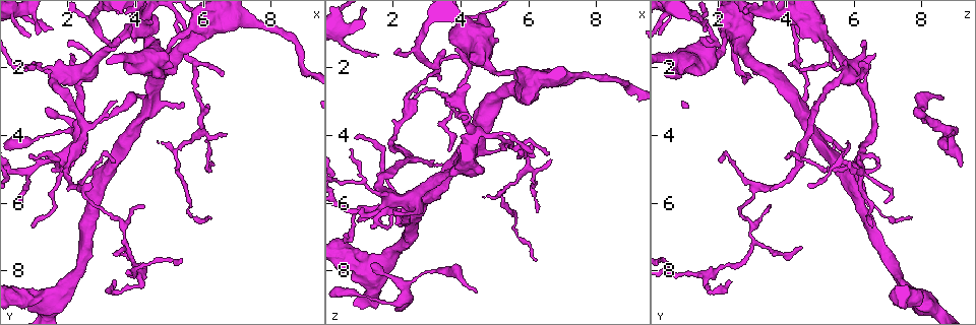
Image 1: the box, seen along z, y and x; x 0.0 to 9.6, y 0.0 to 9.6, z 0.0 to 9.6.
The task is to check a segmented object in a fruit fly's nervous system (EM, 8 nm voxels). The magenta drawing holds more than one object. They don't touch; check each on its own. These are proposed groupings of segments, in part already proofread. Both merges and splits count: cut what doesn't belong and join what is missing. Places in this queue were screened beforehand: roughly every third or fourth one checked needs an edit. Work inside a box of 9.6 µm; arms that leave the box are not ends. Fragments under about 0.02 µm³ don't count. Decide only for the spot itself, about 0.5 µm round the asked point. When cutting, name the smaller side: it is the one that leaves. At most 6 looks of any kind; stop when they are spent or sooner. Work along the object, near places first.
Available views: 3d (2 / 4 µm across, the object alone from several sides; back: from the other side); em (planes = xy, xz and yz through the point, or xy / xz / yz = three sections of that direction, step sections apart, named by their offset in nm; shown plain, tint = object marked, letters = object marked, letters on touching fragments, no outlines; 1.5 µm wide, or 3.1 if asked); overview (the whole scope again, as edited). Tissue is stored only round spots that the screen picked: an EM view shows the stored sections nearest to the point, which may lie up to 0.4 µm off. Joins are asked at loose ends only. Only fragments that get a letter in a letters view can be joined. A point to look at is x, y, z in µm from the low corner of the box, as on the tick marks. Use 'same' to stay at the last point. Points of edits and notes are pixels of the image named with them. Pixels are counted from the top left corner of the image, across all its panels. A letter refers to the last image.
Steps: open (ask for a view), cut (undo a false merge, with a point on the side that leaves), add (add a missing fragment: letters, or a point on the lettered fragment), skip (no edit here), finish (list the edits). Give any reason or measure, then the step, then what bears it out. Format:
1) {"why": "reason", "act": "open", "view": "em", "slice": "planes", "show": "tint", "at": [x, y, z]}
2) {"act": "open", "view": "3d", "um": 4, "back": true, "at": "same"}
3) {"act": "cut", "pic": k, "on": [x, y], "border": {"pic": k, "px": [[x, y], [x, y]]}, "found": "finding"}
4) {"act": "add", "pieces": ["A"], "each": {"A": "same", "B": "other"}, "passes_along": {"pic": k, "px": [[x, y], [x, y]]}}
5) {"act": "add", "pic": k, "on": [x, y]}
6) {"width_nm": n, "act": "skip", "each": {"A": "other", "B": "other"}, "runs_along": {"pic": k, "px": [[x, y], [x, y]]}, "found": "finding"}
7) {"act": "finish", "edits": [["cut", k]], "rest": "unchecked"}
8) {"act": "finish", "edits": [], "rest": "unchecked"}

{"act": "open", "view": "em", "slice": "planes", "show": "letters", "at": [1.60, 0.90, 1.65]}

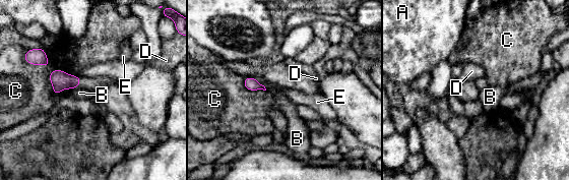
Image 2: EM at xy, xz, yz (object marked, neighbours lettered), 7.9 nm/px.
{"act": "add", "pieces": ["E"], "each": {"A": "other", "B": "other", "C": "other", "D": "other", "E": "same"}, "passes_along": {"pic": 2, "px": [[60, 80], [79, 81], [92, 83]]}, "found": "the neuron continues"}

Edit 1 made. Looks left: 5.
{"why": "redraw", "act": "open", "view": "overview"}

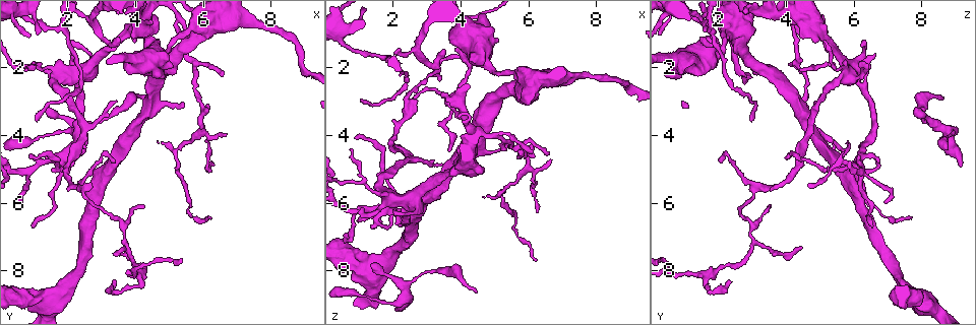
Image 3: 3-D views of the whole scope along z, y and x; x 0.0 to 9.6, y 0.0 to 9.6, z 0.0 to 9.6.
{"why": "calibre changes", "act": "open", "view": "3d", "um": 4, "at": [4.70, 1.65, 1.75]}

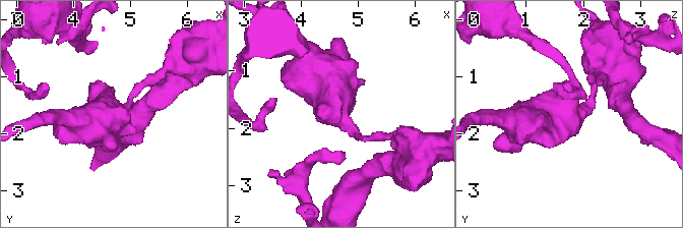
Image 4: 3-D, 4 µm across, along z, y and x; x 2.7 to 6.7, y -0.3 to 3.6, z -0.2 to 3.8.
{"why": "shape alone is not enough", "act": "open", "view": "em", "slice": "xz", "step": 8, "show": "tint", "at": [4.65, 1.65, 1.75]}

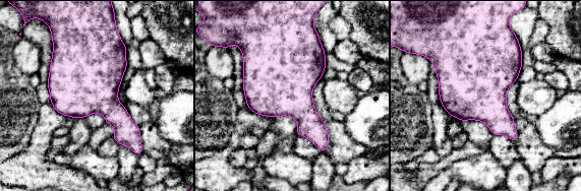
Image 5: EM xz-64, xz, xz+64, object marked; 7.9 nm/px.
{"why": "another direction", "act": "open", "view": "em", "slice": "planes", "show": "letters", "at": "same"}

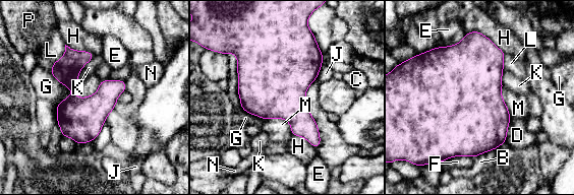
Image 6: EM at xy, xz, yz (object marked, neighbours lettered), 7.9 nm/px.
{"act": "skip", "each": {"B": "other", "C": "other", "D": "other", "E": "other", "F": "other", "G": "other", "H": "other", "J": "other", "K": "other", "L": "other", "M": "other", "N": "other", "P": "other"}, "border": {"pic": 6, "px": [[101, 80], [89, 95], [72, 93]]}, "found": "continuous, no second neuron"}

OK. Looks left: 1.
{"act": "finish", "edits": [["add", 2]], "rest": "unchecked"}

